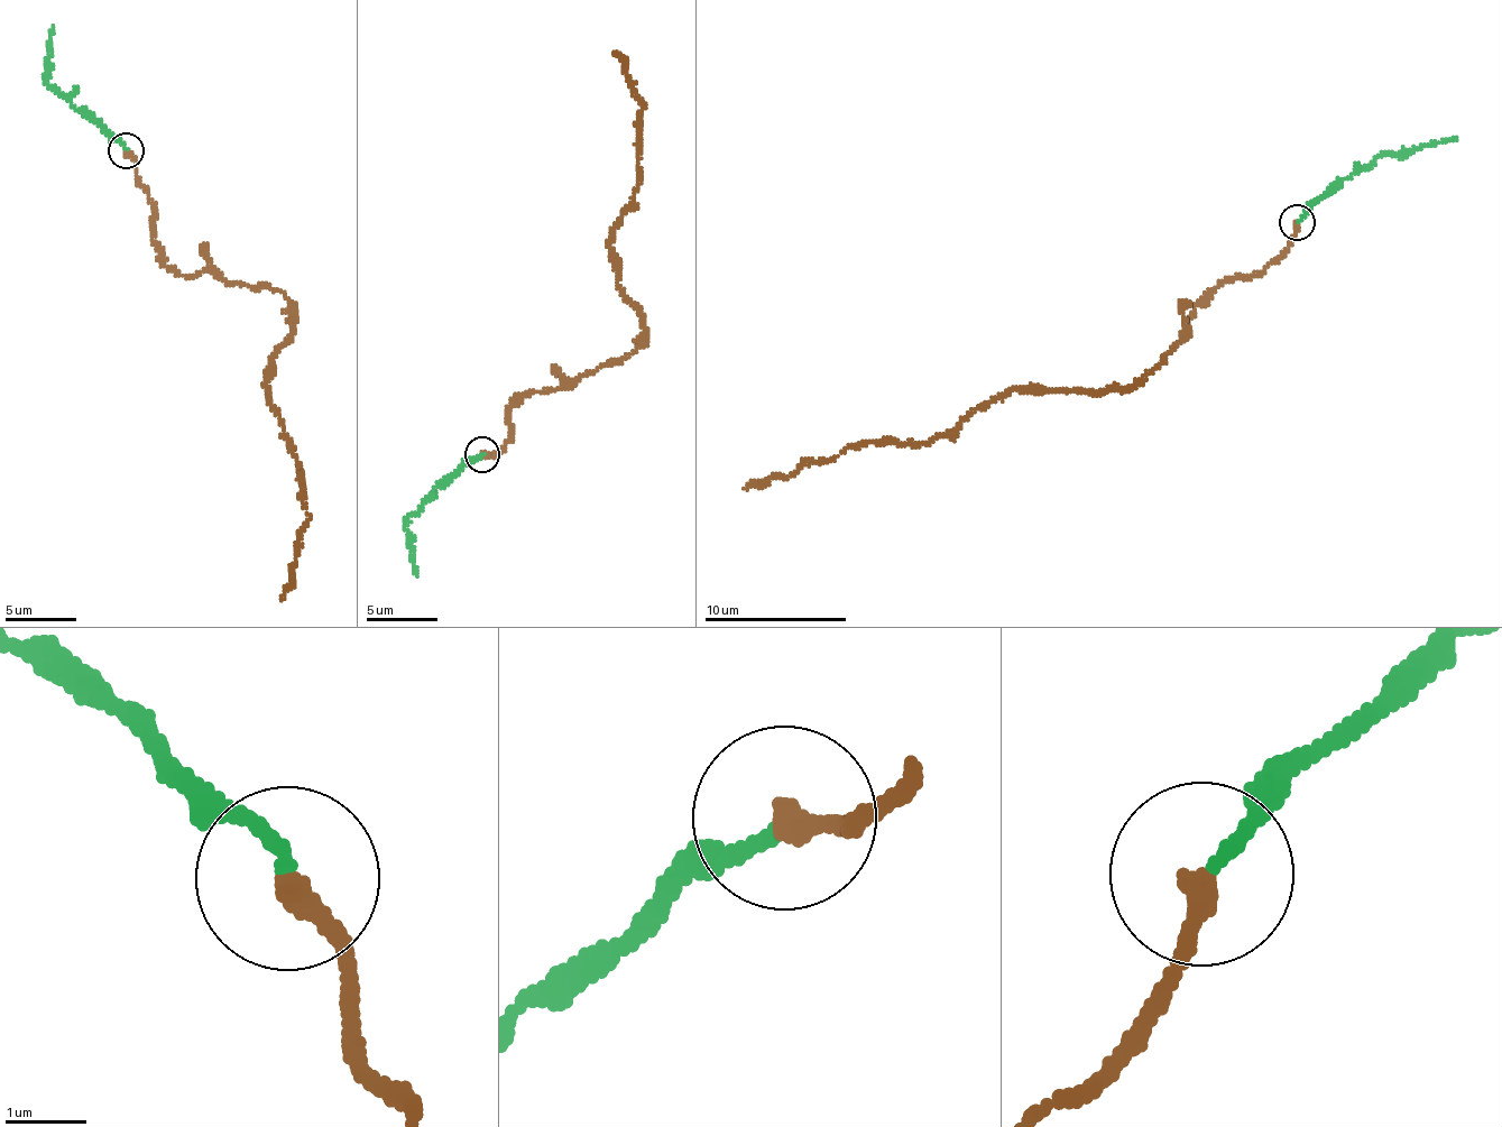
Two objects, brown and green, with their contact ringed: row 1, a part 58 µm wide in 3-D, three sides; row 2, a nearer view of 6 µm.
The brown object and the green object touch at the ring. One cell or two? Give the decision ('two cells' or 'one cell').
one cell

